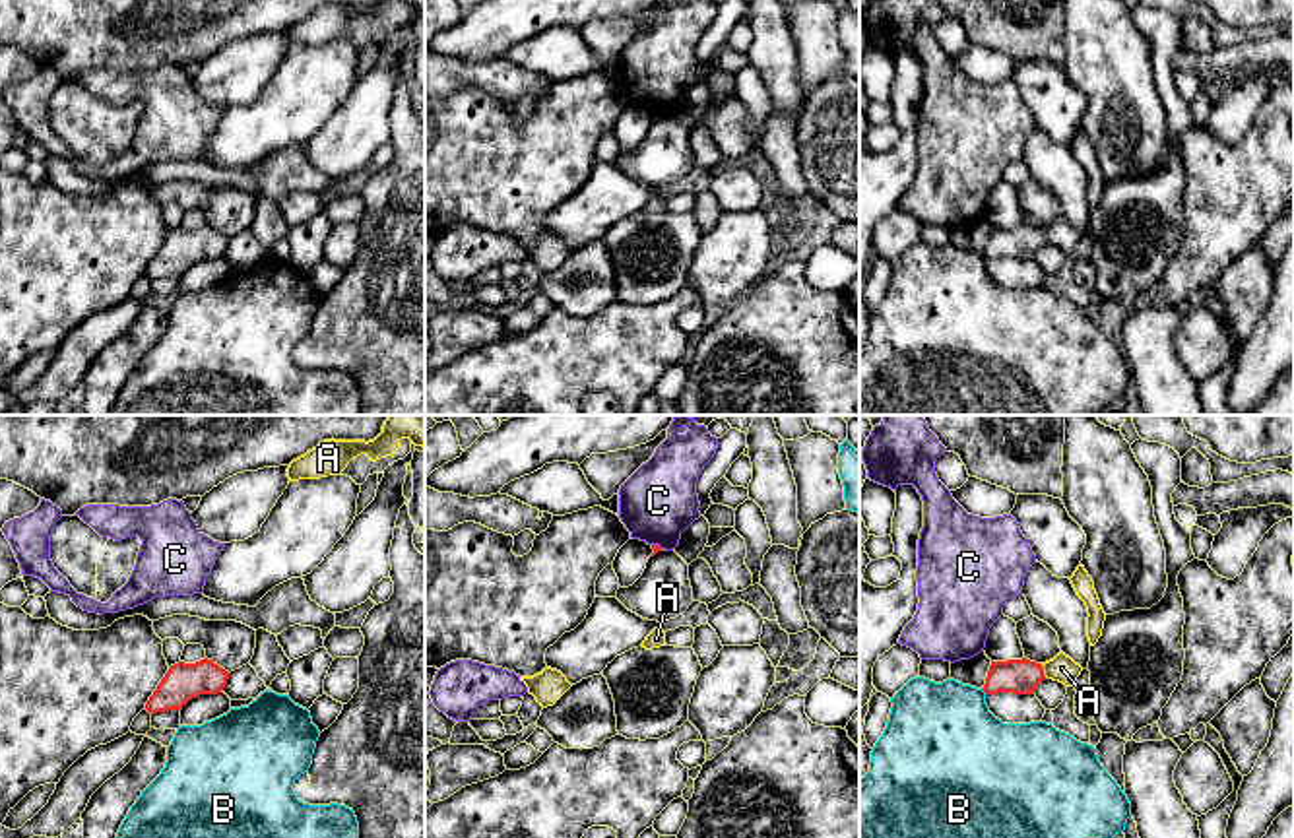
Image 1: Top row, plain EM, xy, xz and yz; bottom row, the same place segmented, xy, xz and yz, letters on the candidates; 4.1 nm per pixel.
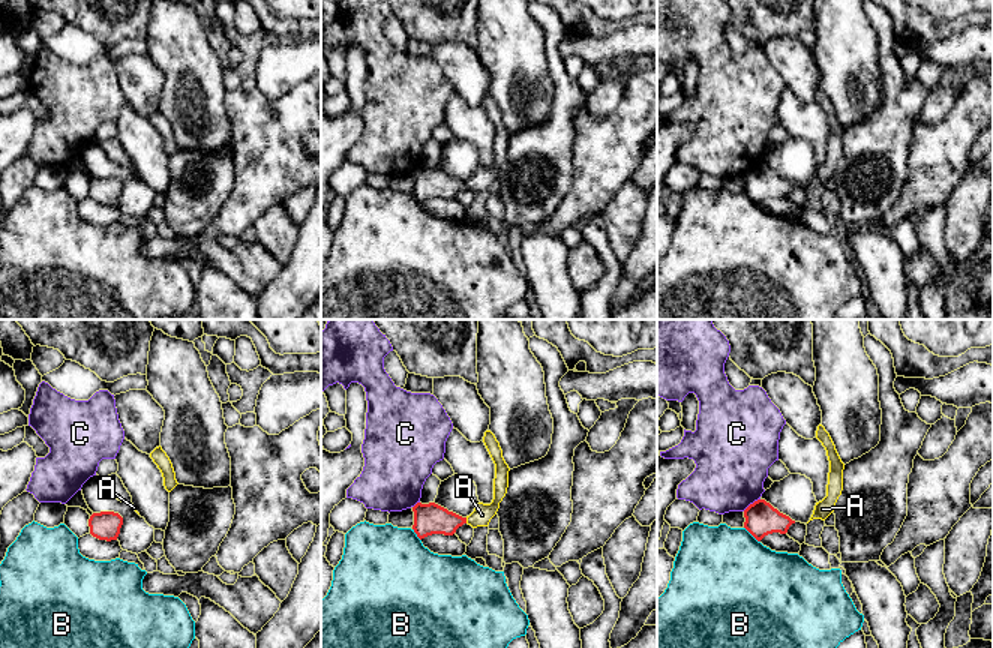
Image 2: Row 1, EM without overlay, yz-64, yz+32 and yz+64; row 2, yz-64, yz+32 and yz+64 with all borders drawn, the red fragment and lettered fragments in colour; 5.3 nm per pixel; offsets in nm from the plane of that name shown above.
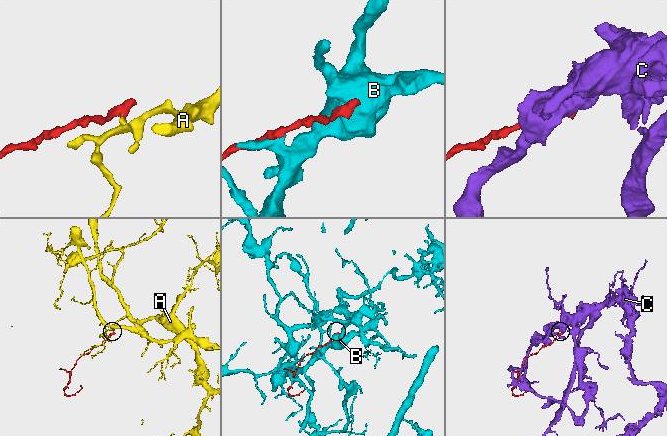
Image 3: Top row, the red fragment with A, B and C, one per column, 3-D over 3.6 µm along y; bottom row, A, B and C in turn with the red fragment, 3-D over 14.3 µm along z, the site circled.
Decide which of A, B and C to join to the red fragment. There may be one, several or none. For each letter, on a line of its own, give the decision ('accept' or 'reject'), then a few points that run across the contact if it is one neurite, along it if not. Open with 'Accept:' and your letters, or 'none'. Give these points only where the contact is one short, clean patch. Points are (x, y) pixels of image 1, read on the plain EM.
Accept: A
A: accept; line yz (1015, 241), (1042, 235), (1062, 233)
B: reject
C: reject

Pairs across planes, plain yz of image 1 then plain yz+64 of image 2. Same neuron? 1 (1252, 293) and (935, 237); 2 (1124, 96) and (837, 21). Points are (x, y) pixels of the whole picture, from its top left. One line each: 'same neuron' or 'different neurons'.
1: different neurons
2: same neuron

